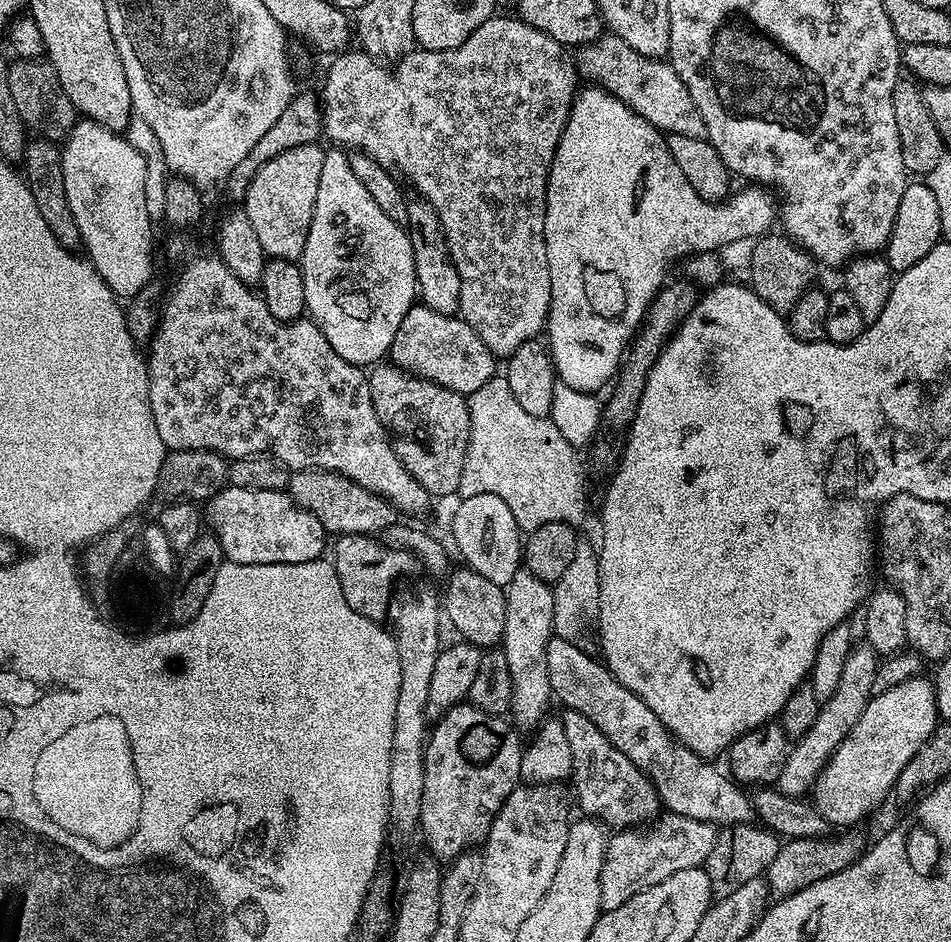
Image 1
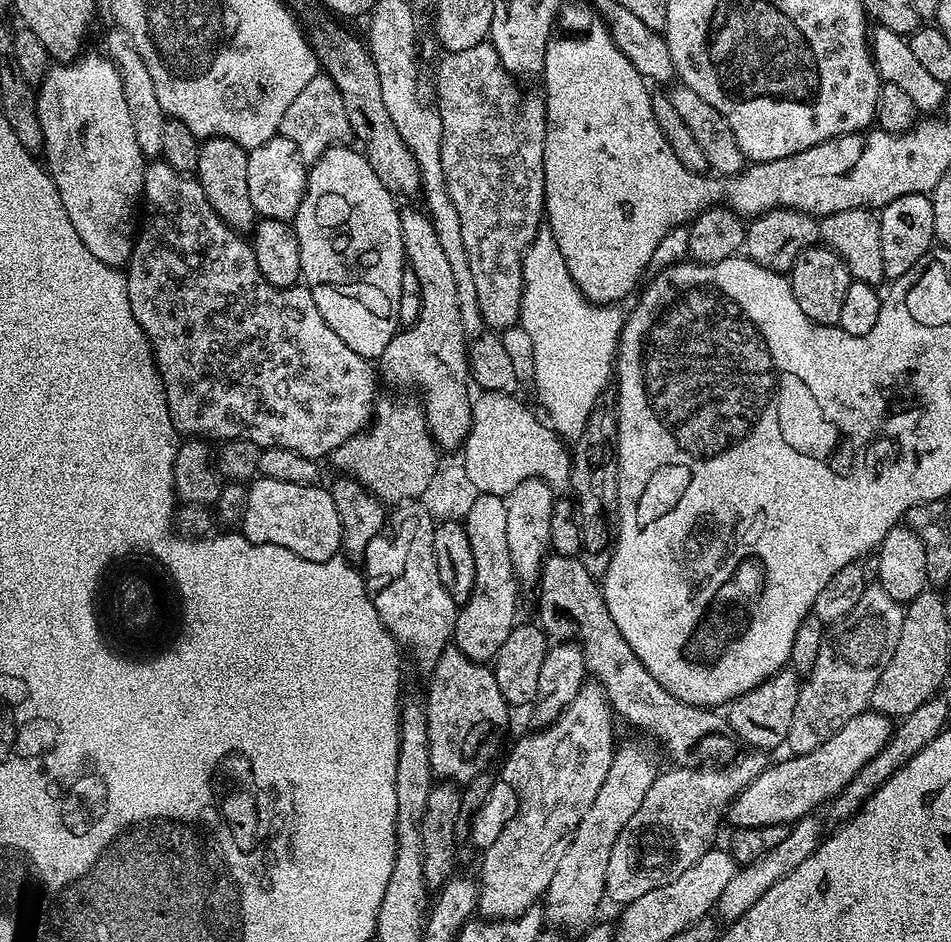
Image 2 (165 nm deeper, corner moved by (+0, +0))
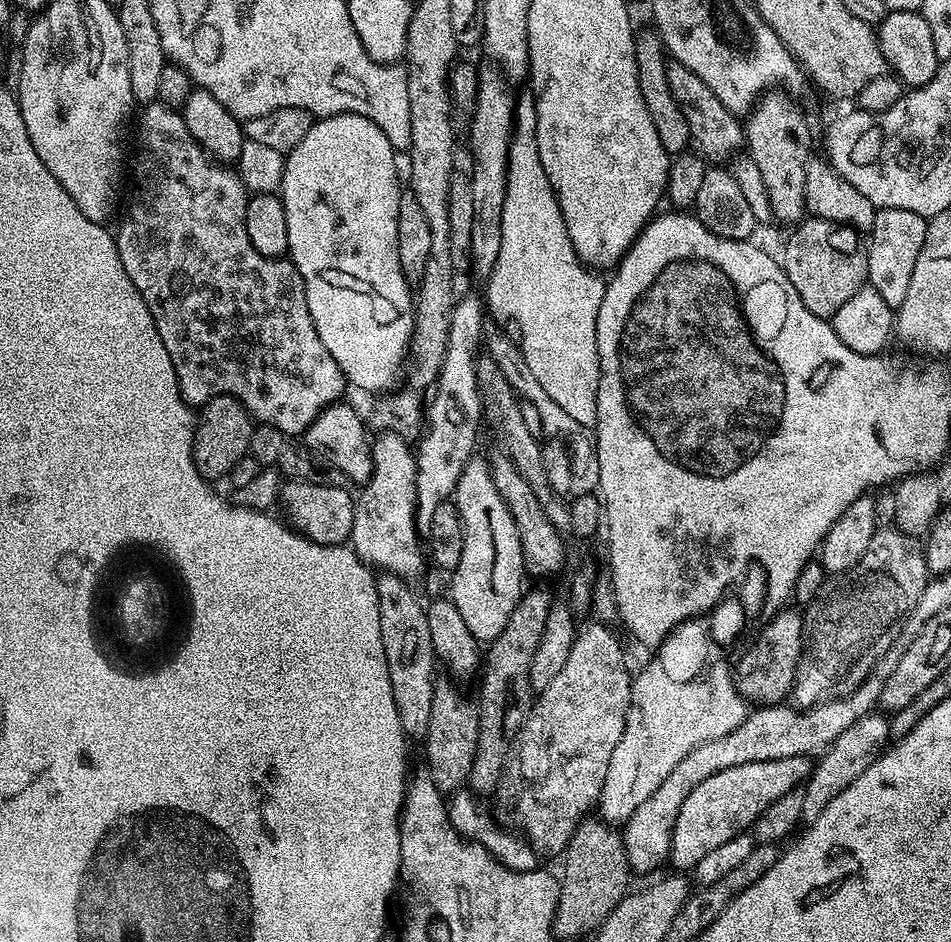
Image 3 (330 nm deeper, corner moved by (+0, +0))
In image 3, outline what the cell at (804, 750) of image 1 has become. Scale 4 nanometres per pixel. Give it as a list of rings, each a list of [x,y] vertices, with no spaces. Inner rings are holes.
[[[881,527],[870,538],[866,554],[858,558],[855,566],[846,572],[829,575],[822,590],[818,590],[814,602],[803,609],[804,648],[800,652],[796,680],[792,683],[790,693],[791,703],[795,707],[801,710],[813,708],[815,704],[825,704],[827,700],[848,696],[868,677],[873,666],[892,649],[893,644],[897,643],[898,633],[908,613],[915,608],[930,579],[923,551],[912,544],[915,544],[913,537],[904,535],[899,528]]]

